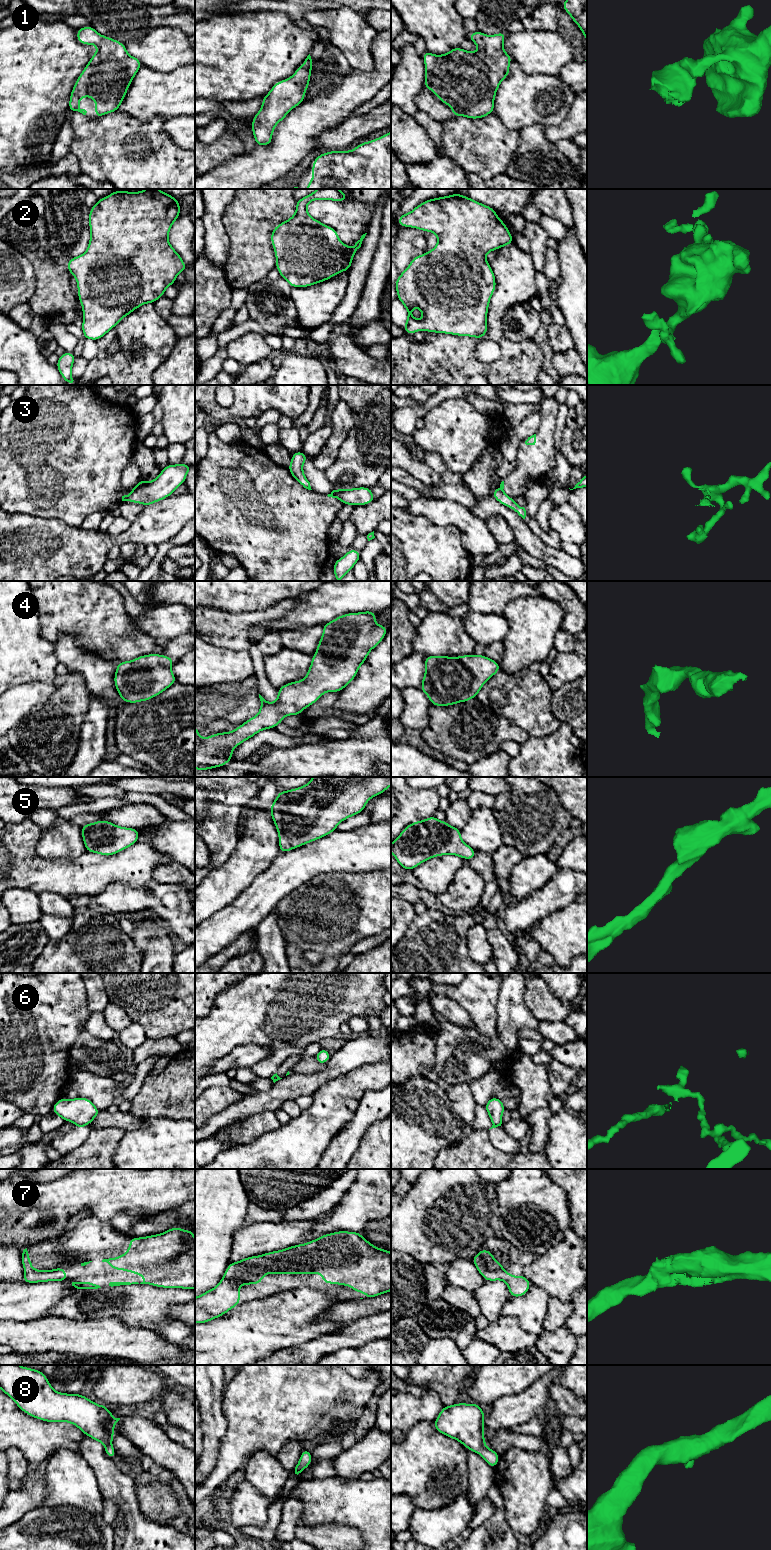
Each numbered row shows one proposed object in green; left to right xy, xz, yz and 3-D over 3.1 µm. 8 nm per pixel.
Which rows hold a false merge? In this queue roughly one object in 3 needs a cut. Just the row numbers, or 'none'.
3, 6

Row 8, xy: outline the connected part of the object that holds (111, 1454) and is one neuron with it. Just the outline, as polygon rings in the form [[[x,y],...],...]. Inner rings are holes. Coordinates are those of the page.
[[[0,1365],[0,1388],[26,1414],[45,1422],[68,1422],[78,1427],[84,1435],[101,1442],[110,1459],[117,1455],[112,1446],[114,1426],[120,1418],[114,1418],[106,1405],[98,1405],[82,1394],[55,1391],[41,1370],[19,1365]]]

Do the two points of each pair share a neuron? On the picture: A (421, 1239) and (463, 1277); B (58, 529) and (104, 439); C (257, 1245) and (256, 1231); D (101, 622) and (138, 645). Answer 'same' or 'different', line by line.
A: different
B: different
C: same
D: same

